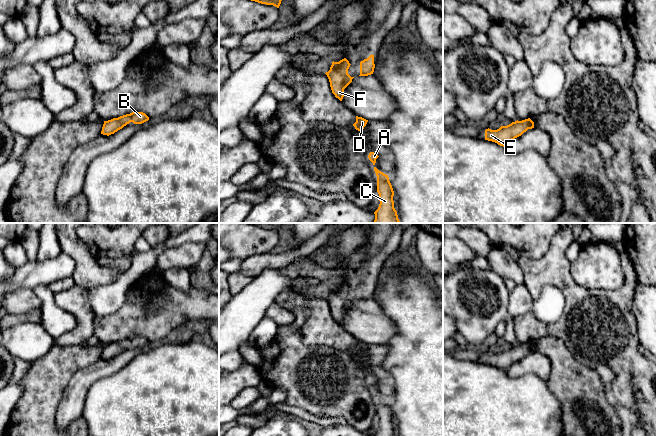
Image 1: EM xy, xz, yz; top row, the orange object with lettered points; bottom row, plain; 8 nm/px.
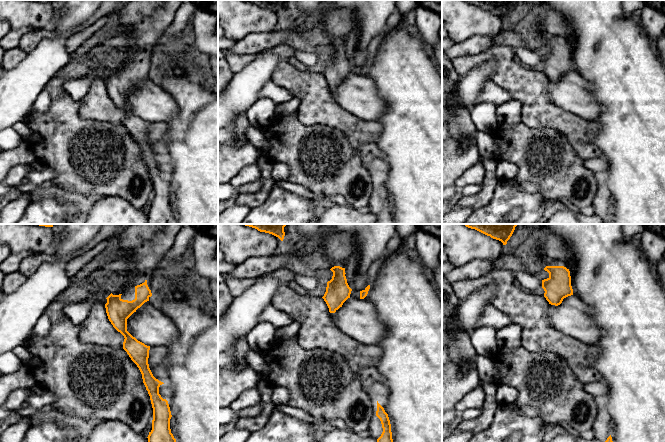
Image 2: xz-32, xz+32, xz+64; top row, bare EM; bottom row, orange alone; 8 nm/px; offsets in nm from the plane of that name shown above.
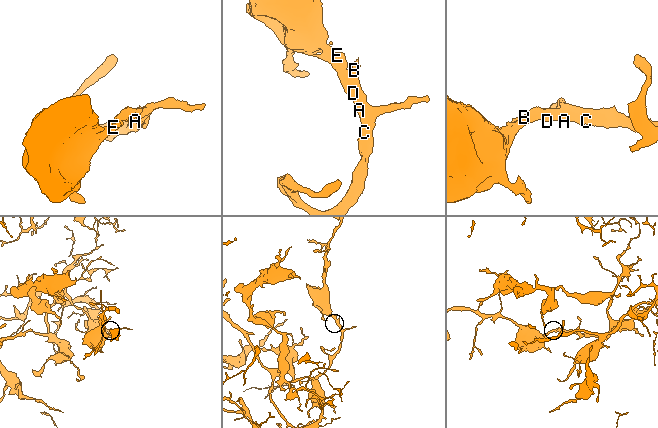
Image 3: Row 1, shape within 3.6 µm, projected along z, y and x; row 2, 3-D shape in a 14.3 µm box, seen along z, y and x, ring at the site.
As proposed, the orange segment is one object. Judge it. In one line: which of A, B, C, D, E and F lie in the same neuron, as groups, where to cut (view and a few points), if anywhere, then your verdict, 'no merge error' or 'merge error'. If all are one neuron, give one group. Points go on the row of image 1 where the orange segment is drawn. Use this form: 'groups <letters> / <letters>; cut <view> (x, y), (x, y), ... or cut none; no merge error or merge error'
groups A B C D E F; cut none; no merge error

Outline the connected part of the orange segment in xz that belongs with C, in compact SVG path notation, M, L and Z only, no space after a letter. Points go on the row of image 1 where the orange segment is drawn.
M374 167L377 176L377 192L379 194L379 207L374 212L374 223L400 223L397 211L394 208L394 191L388 175Z

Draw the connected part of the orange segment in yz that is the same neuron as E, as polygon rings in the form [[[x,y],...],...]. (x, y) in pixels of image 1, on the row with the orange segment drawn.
[[[530,118],[522,121],[517,120],[507,126],[501,126],[497,130],[486,129],[485,140],[495,142],[503,147],[508,147],[512,140],[532,128],[534,128],[534,122]]]

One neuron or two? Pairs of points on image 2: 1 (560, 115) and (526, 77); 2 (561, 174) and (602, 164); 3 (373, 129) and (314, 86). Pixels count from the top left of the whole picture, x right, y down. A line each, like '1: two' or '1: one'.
1: one
2: two
3: one

